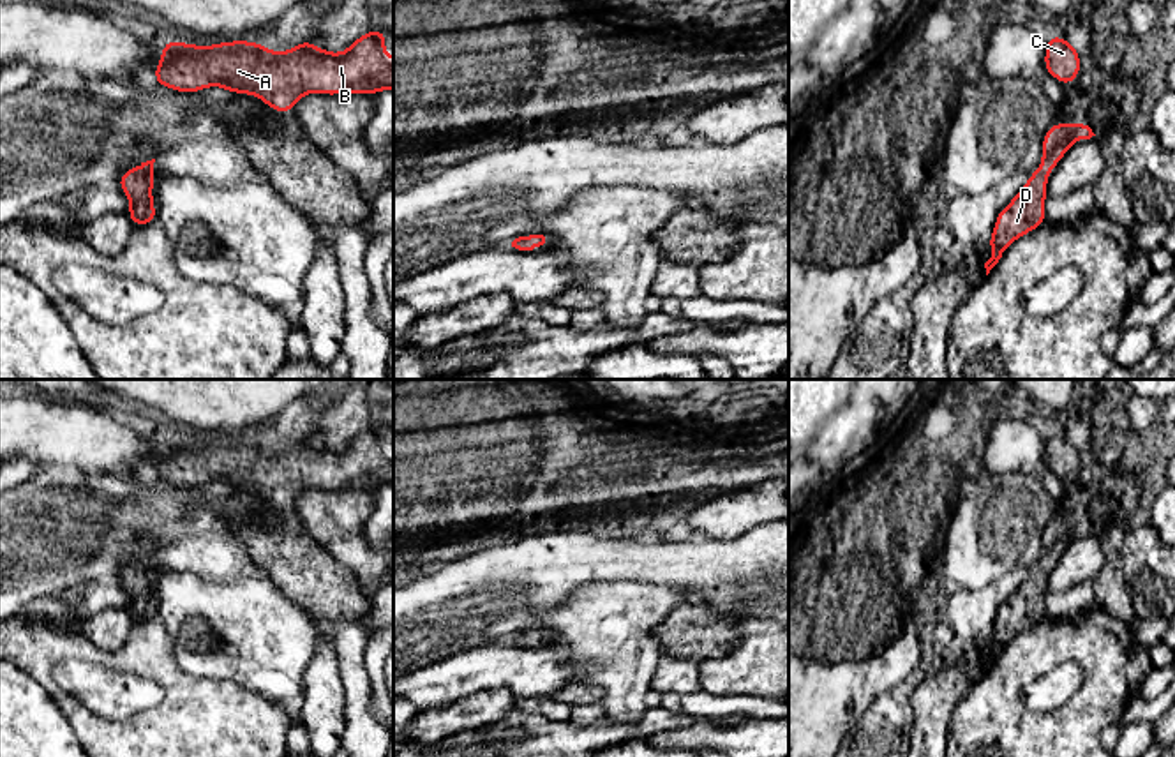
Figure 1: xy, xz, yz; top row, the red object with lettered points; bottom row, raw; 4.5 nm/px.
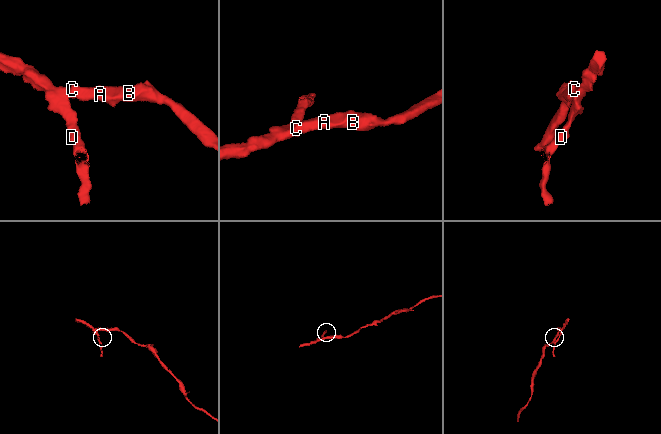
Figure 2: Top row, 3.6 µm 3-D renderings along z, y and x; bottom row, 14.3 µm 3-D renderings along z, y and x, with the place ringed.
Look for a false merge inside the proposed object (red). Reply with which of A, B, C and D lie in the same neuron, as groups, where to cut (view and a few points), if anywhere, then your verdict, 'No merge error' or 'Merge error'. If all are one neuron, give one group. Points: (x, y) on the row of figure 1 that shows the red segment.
Groups: A B C D. No split. No merge error

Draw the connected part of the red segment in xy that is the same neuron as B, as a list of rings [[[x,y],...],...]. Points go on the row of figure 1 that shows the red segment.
[[[369,30],[346,51],[330,53],[302,41],[288,51],[272,51],[251,41],[194,46],[166,41],[155,83],[194,94],[208,86],[259,97],[277,113],[289,113],[305,94],[325,95],[393,90],[393,56],[383,46],[388,32]]]

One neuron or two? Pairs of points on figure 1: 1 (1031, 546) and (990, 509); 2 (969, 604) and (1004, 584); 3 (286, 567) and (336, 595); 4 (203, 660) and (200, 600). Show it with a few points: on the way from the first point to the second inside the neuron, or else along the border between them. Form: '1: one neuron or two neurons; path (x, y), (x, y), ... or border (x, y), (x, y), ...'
1: one neuron; path (1020, 539), (1001, 519)
2: one neuron; path (978, 604), (983, 604), (995, 593)
3: one neuron; path (299, 567), (323, 586)
4: one neuron; path (186, 653), (182, 650), (182, 627), (187, 618)

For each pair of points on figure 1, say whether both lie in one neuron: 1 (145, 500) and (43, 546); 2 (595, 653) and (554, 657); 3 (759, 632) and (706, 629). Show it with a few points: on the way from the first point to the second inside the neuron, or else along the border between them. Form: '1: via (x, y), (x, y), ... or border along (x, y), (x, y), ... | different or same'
1: via (120, 519), (67, 533) | same
2: border along (551, 634), (563, 639), (577, 660), (581, 682) | different
3: border along (740, 620), (738, 643), (727, 653), (706, 659) | different

